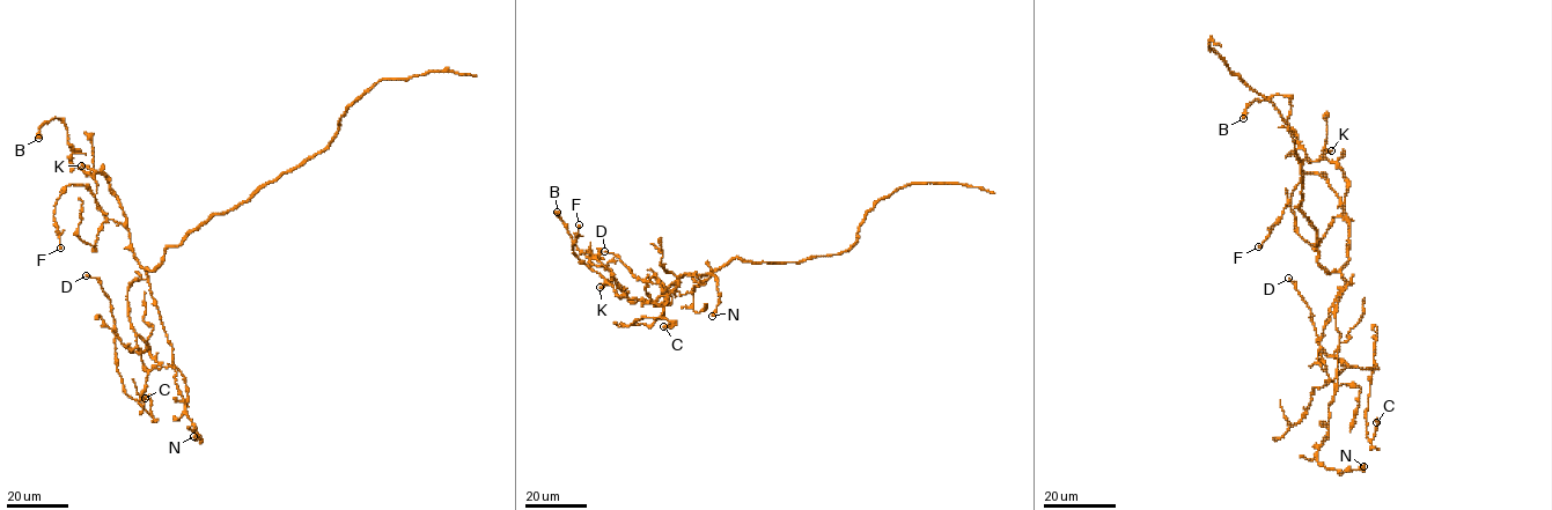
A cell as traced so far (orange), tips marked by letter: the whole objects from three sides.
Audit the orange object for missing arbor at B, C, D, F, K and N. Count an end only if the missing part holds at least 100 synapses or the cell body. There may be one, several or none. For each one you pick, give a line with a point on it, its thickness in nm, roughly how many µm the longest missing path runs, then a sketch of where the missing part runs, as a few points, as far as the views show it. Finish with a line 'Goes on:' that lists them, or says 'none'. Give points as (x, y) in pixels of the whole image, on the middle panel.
Goes on: none

